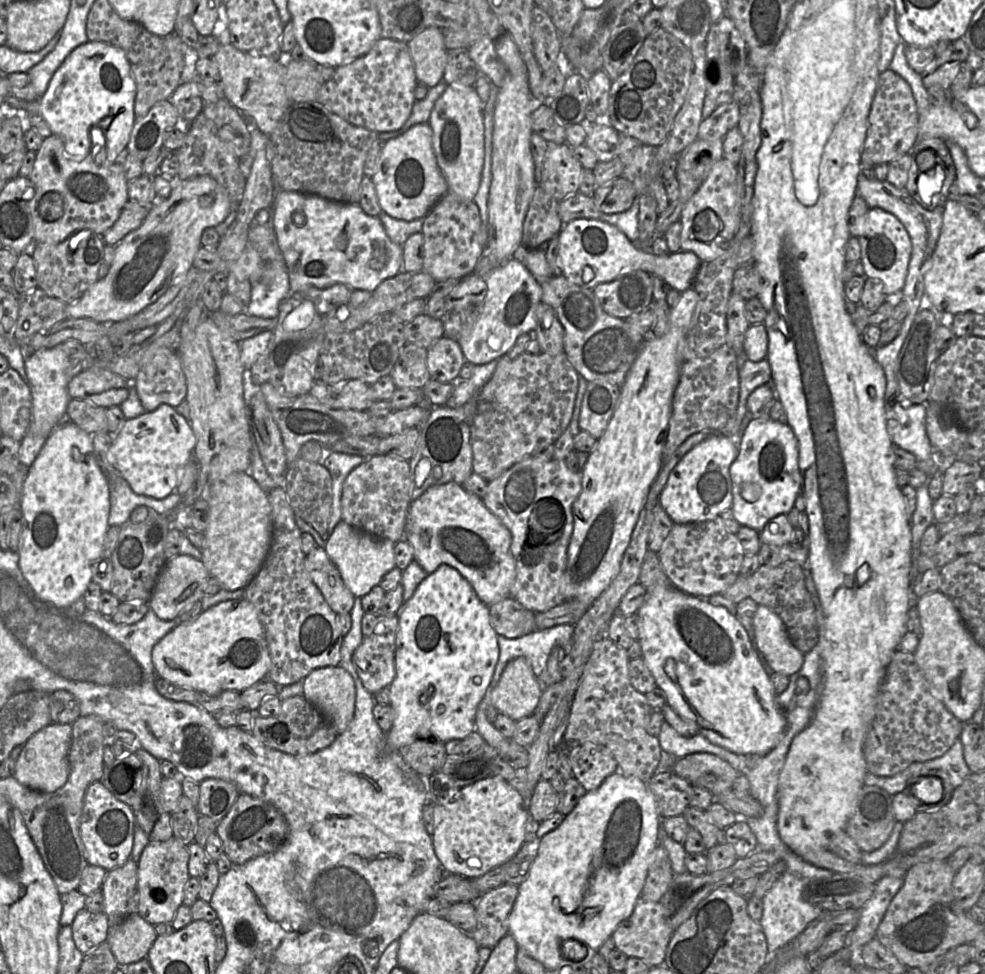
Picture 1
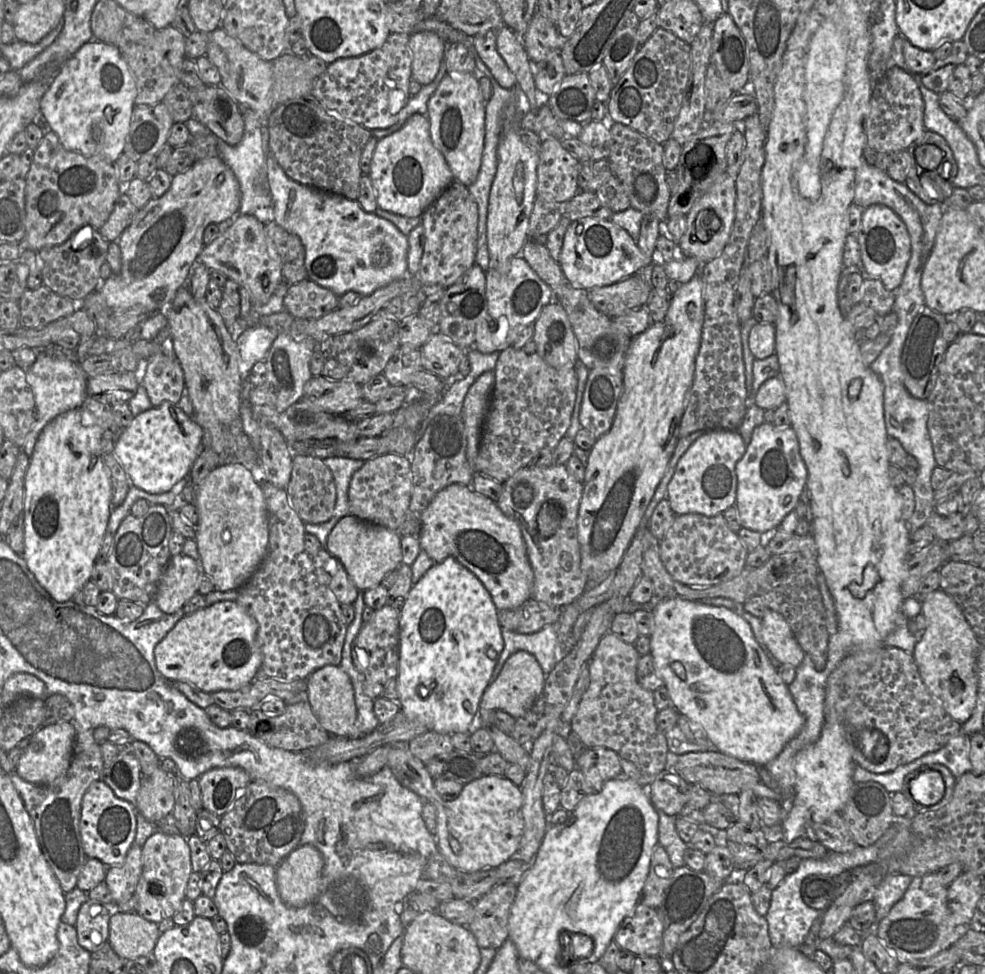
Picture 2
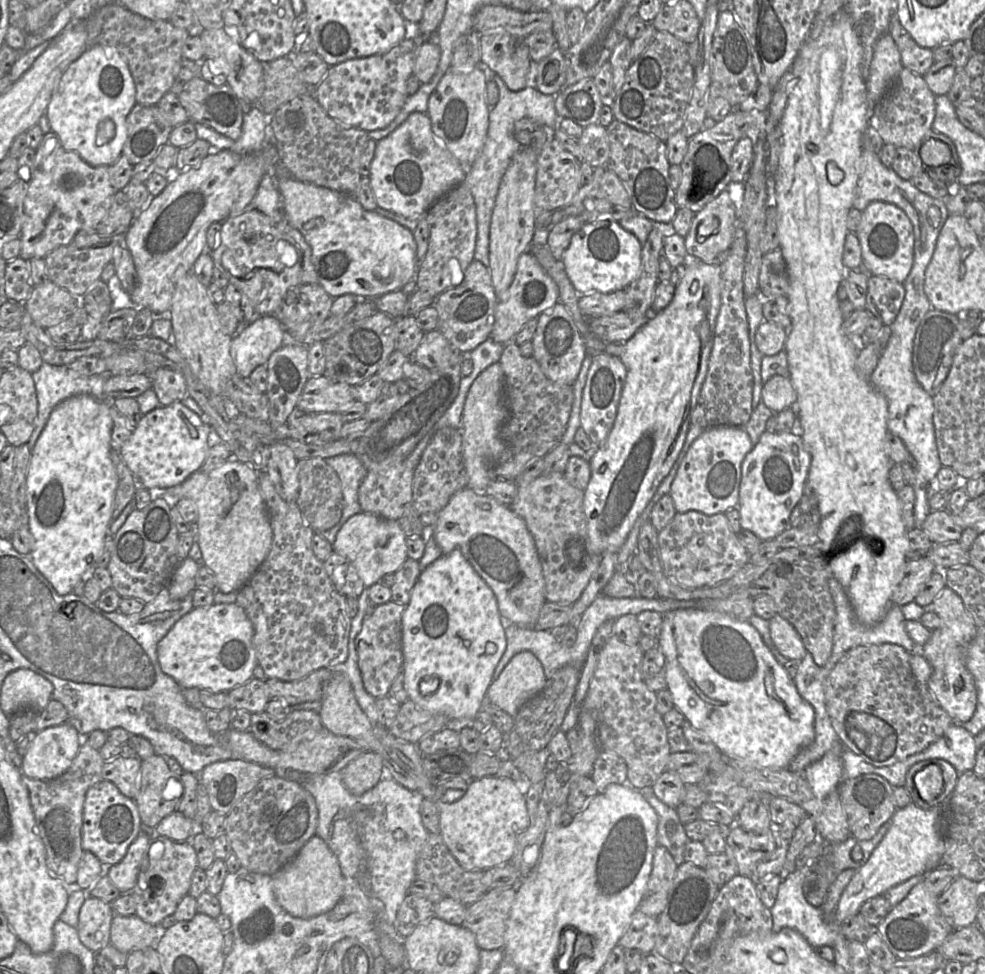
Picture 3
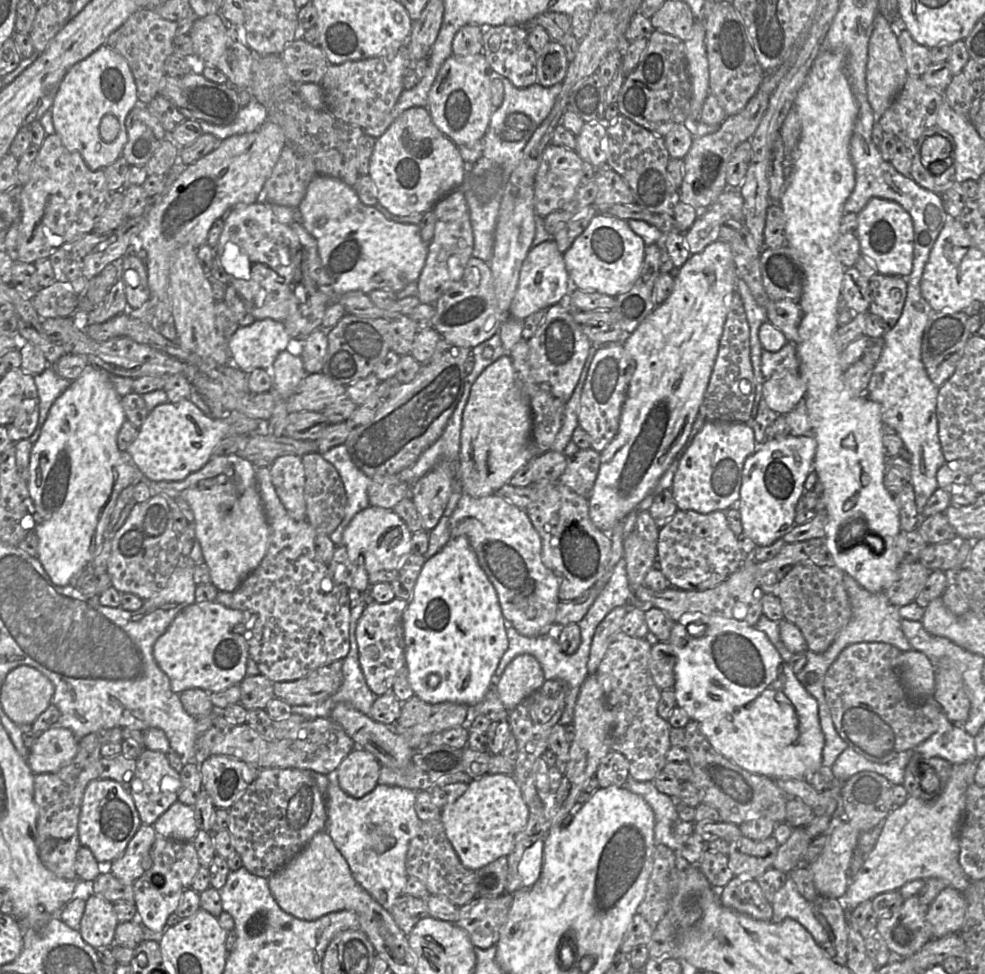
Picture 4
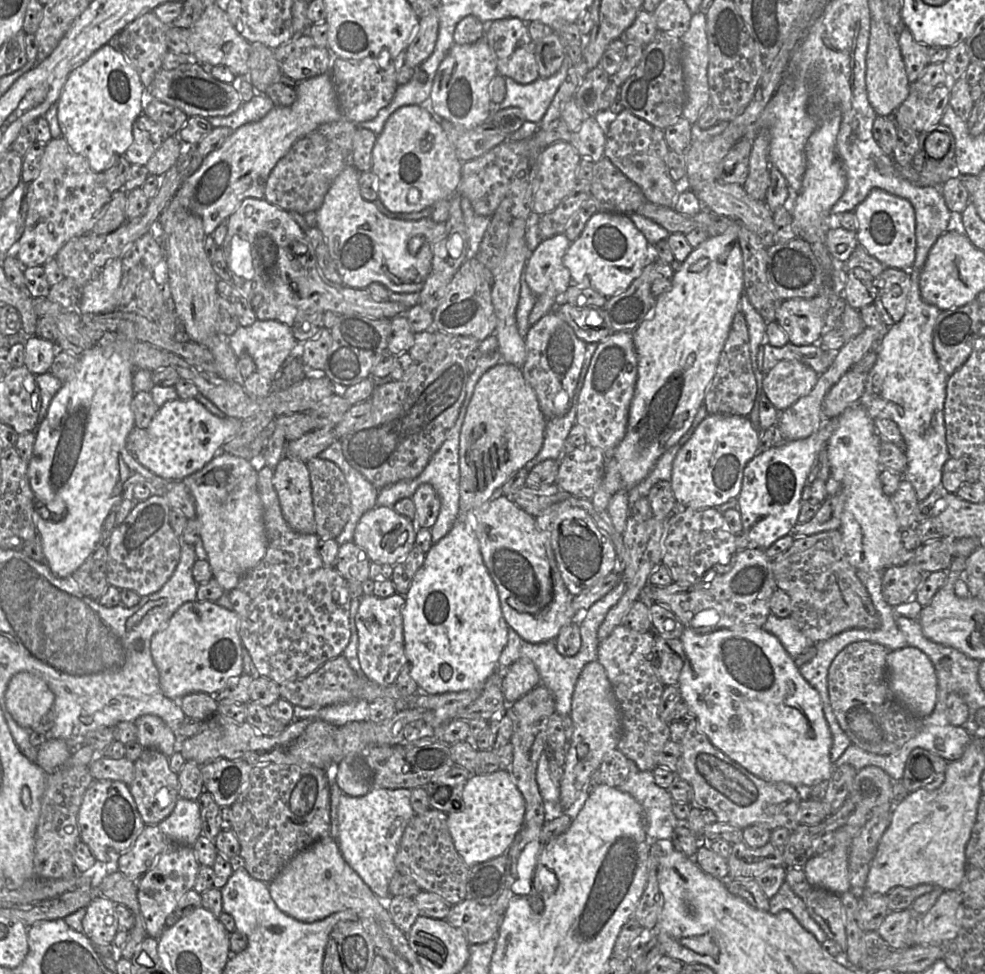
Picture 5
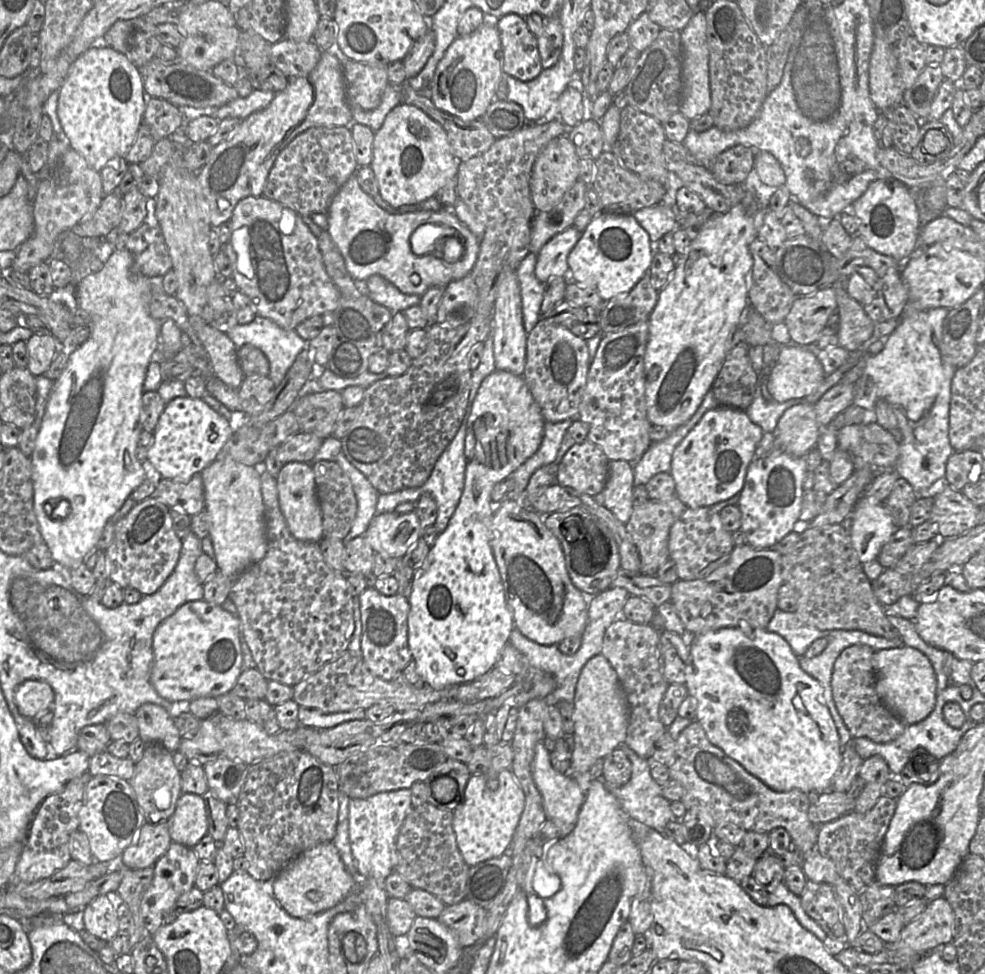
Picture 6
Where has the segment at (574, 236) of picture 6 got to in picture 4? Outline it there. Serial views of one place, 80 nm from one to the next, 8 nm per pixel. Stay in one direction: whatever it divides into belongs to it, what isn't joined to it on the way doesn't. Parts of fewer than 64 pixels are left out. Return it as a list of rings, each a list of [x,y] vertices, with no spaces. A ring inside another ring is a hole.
[[[547,240],[542,244],[532,247],[523,262],[518,287],[512,299],[508,315],[524,321],[532,313],[548,309],[549,307],[567,300],[572,290],[572,280],[567,272],[564,254],[559,251],[557,243]]]

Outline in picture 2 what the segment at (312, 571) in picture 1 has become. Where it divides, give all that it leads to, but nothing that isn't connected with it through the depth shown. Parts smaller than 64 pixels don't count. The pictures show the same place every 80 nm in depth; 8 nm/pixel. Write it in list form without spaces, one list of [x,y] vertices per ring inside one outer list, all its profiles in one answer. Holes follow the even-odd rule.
[[[324,548],[312,558],[319,581],[334,593],[341,605],[354,604],[359,589],[342,562]]]

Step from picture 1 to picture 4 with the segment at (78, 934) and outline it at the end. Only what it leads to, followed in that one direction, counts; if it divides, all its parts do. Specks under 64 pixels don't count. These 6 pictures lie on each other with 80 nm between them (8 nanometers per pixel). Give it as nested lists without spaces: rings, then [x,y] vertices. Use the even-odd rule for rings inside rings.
[[[91,895],[86,901],[78,931],[93,948],[108,947],[114,944],[118,923],[113,904],[101,896]]]

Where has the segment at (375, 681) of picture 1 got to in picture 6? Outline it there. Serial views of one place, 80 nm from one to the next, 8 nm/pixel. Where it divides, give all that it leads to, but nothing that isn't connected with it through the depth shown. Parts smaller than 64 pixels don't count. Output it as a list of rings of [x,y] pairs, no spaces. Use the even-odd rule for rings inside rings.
[[[367,587],[360,594],[360,608],[362,658],[373,675],[386,681],[393,680],[413,659],[408,644],[410,603],[404,594],[385,596],[374,587]]]

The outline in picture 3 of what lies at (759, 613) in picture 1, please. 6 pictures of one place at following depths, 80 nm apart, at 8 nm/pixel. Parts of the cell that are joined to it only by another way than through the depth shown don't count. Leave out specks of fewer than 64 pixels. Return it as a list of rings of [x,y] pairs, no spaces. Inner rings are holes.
[[[779,613],[768,621],[770,636],[777,650],[788,660],[802,660],[807,650],[793,625]]]

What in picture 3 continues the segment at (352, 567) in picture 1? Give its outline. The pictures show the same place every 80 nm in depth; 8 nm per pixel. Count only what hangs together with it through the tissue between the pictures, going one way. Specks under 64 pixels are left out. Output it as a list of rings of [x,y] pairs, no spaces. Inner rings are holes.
[[[367,512],[352,516],[343,525],[333,544],[333,550],[350,561],[367,588],[379,583],[383,576],[396,573],[408,559],[407,536],[399,521]]]

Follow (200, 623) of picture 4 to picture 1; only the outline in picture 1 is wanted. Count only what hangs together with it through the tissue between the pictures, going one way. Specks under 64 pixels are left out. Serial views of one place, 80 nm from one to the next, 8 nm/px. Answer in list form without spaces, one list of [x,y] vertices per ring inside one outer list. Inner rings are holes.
[[[247,599],[227,600],[202,611],[190,623],[181,623],[152,649],[157,677],[198,693],[242,692],[261,681],[271,667],[264,627]]]

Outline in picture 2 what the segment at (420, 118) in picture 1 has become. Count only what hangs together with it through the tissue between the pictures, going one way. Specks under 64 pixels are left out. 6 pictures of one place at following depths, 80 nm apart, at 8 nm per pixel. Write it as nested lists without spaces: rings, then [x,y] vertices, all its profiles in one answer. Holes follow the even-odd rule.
[[[444,58],[434,81],[428,85],[422,86],[419,93],[410,97],[407,105],[400,112],[398,121],[386,129],[370,130],[372,132],[372,136],[380,140],[384,137],[392,135],[393,133],[399,131],[409,117],[415,113],[420,113],[421,115],[428,117],[428,101],[437,90],[444,76],[447,74],[446,60]]]

